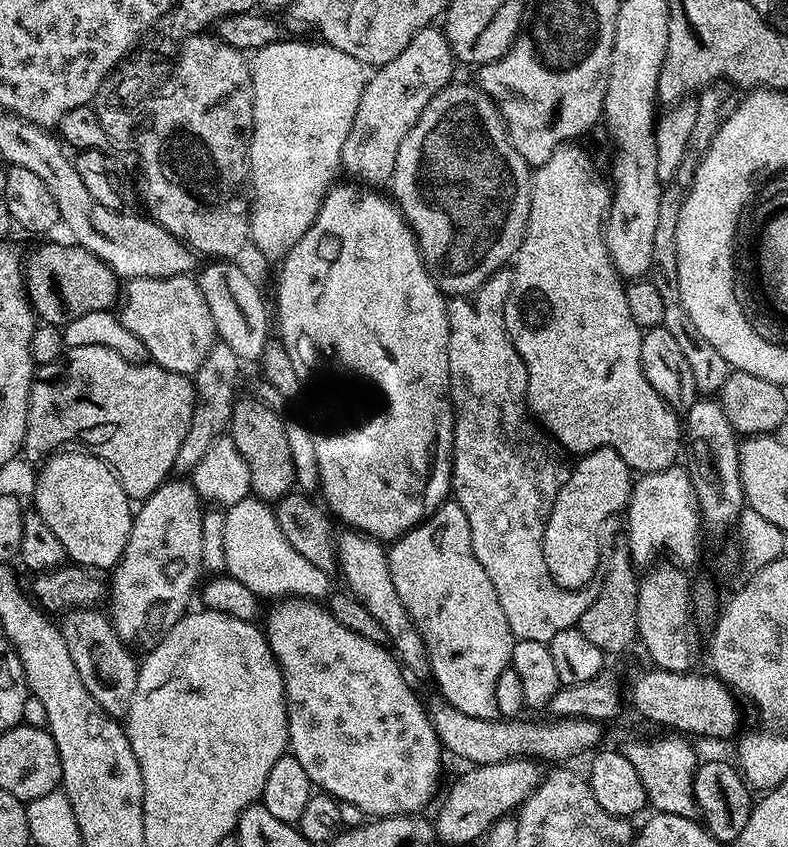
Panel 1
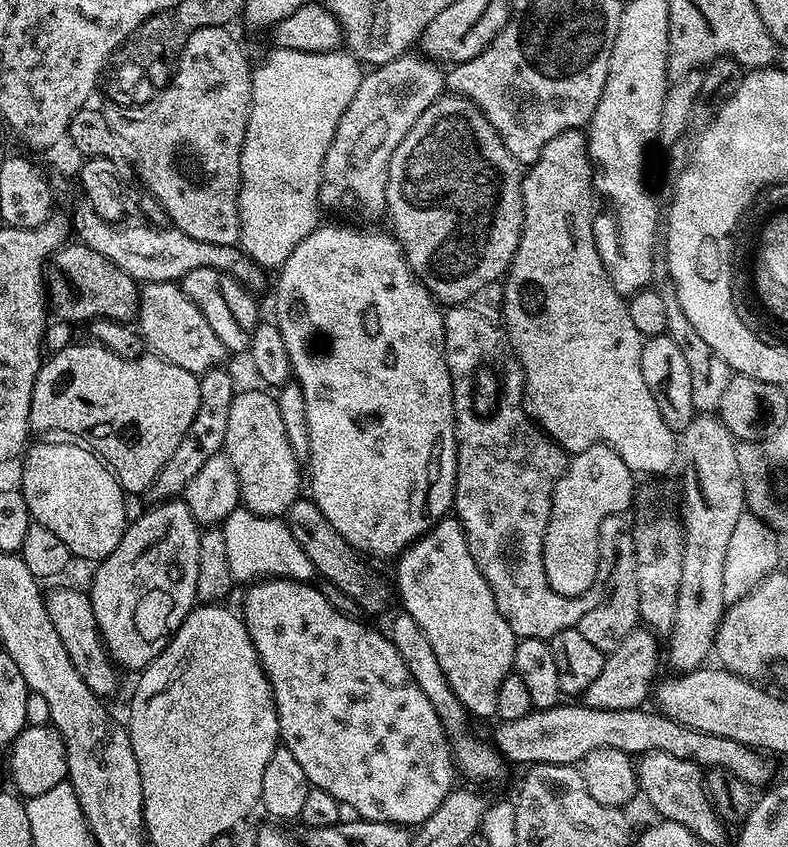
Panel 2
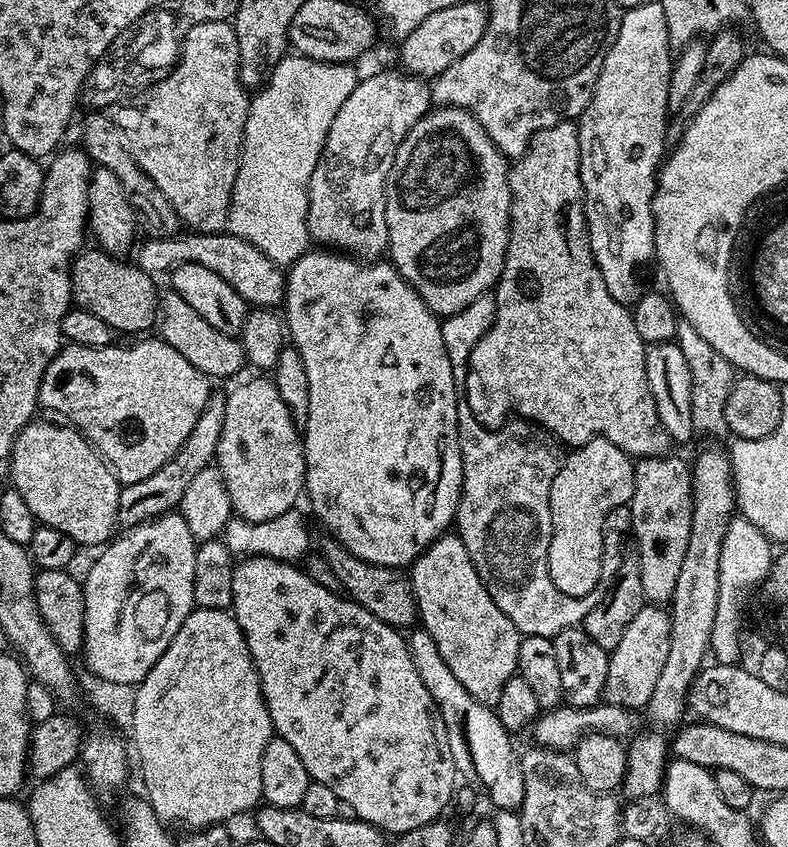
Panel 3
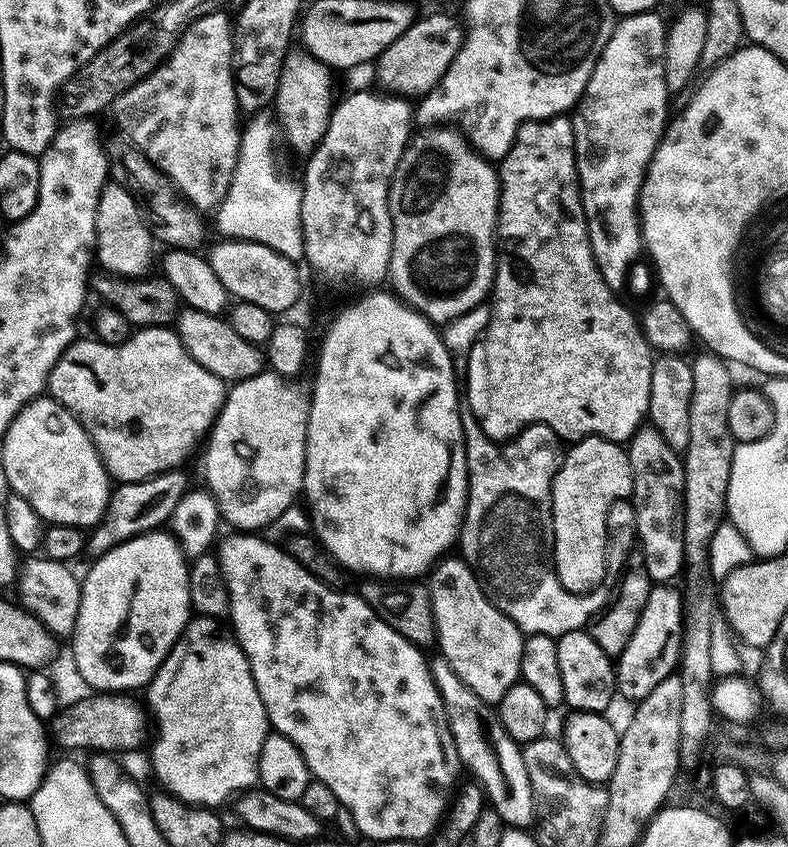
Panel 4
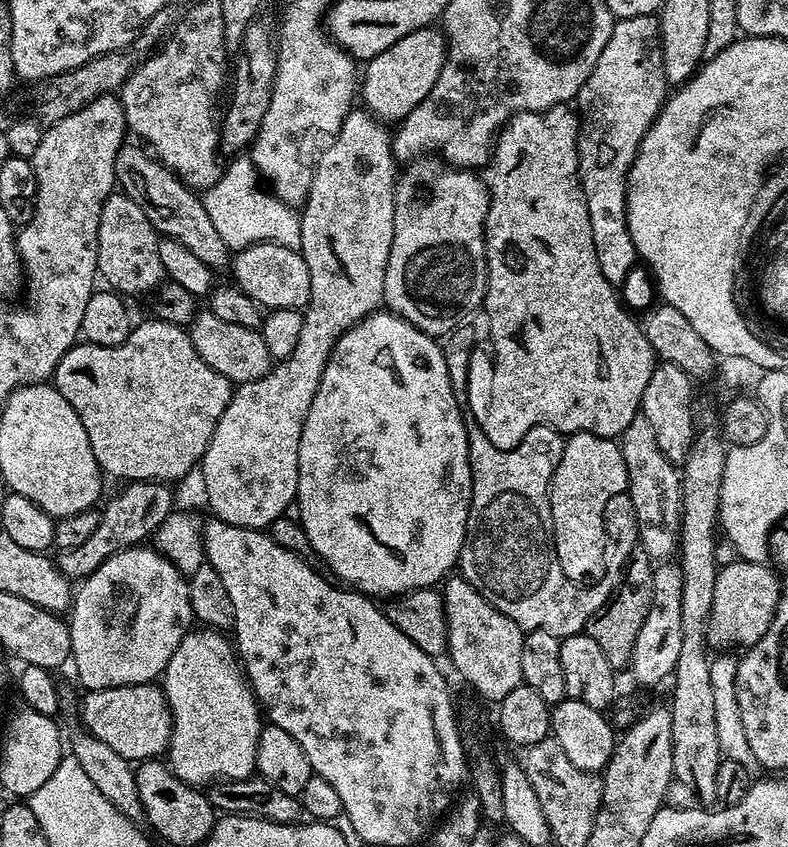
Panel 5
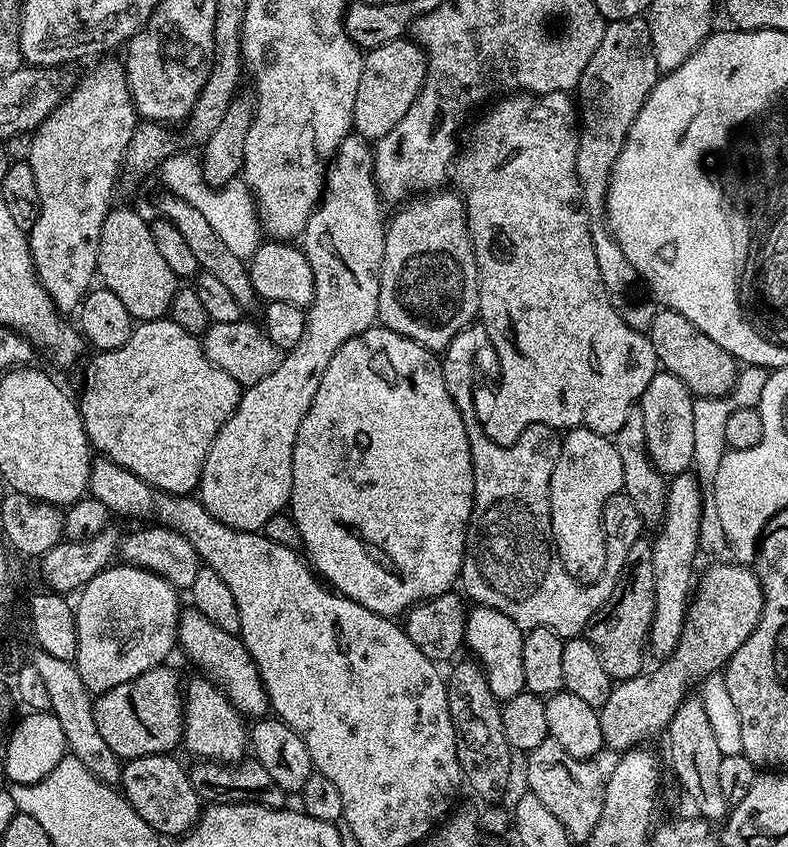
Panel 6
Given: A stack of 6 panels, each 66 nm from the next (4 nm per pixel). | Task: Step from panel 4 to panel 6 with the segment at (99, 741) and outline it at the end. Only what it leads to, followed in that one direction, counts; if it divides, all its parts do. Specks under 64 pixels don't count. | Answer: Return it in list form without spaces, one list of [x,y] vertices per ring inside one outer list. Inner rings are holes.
[[[168,666],[146,670],[130,682],[122,682],[122,686],[99,693],[94,700],[94,722],[98,722],[98,734],[106,738],[106,746],[110,746],[121,761],[171,753],[184,734],[182,680],[180,684]]]

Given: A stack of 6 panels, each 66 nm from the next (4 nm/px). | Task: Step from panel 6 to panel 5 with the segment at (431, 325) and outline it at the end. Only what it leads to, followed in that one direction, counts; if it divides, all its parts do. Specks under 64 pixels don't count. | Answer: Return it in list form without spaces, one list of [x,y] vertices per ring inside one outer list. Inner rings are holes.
[[[425,154],[417,156],[415,160],[409,160],[403,165],[396,182],[394,195],[396,197],[394,202],[394,242],[390,242],[390,258],[386,262],[383,307],[395,316],[400,316],[406,322],[410,322],[410,326],[422,330],[427,336],[447,337],[448,333],[454,331],[469,314],[477,311],[483,305],[484,292],[488,289],[488,263],[486,262],[486,246],[484,245],[484,223],[488,213],[488,186],[475,171],[453,166],[435,155]]]

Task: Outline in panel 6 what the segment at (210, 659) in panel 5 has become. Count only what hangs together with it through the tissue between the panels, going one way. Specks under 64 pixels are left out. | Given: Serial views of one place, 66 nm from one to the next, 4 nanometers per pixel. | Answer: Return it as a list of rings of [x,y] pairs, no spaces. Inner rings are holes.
[[[196,674],[189,684],[187,681],[182,695],[184,697],[182,748],[190,755],[196,756],[192,758],[199,758],[201,761],[239,761],[249,747],[250,728],[245,717],[241,716],[235,706],[224,697],[223,690],[203,675]]]

